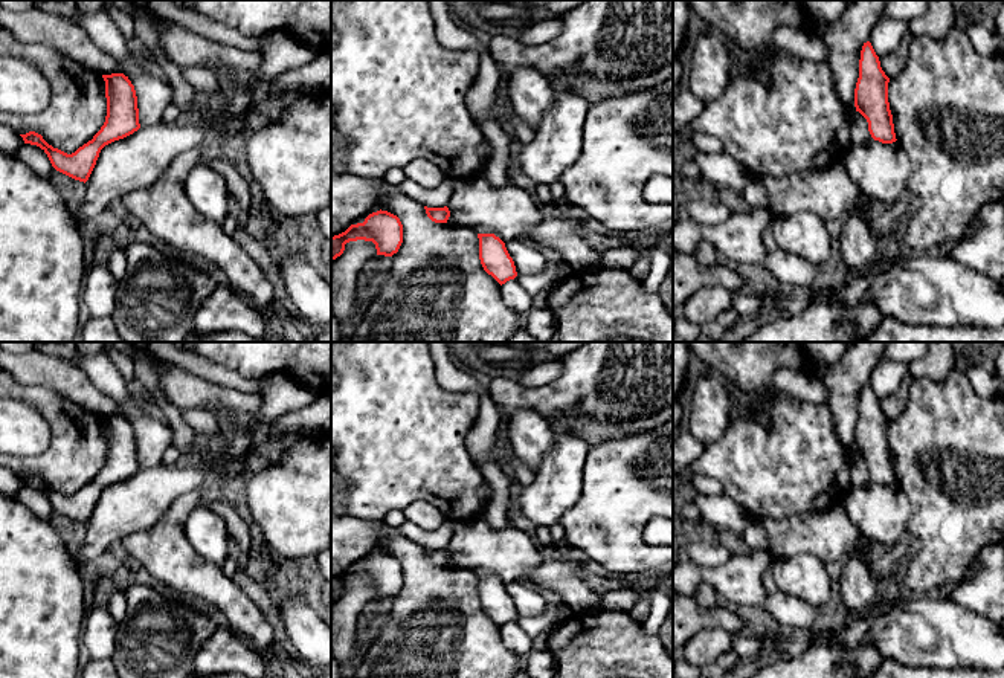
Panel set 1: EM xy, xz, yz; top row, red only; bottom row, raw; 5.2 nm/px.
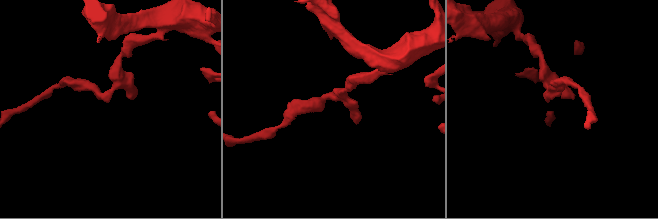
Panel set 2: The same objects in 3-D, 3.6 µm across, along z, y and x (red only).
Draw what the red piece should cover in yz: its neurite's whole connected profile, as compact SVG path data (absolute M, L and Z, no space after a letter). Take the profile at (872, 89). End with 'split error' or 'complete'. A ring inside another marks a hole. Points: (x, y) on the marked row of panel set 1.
M864 43L854 89L854 107L867 119L871 137L882 144L897 140L888 102L888 82L890 78L882 70L871 43Z; complete

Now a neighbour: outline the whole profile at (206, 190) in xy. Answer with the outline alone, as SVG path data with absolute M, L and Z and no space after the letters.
M200 162L186 177L189 202L208 218L223 223L229 214L230 194L224 177L211 165Z

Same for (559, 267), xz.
M563 257L548 260L543 272L536 275L517 275L519 286L531 296L536 298L542 290L552 289L562 278L574 273L569 263Z

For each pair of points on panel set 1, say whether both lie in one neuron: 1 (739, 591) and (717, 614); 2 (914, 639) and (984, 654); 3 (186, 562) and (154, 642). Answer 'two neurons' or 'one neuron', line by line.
1: two neurons
2: one neuron
3: two neurons

